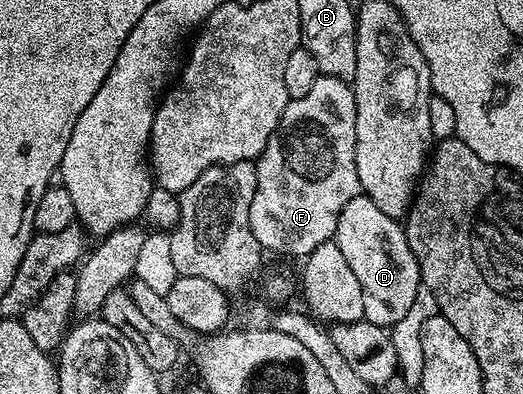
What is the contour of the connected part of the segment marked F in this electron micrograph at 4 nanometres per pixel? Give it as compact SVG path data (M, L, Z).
M320 75L314 86L308 90L306 97L289 99L266 149L261 153L256 163L256 188L254 189L254 201L250 201L250 229L258 241L258 245L265 252L277 251L280 255L300 255L306 257L318 245L329 242L335 236L338 217L342 209L346 209L346 201L350 201L356 195L361 194L360 182L358 181L358 169L356 168L356 102L352 92L352 84L342 81L338 77Z

